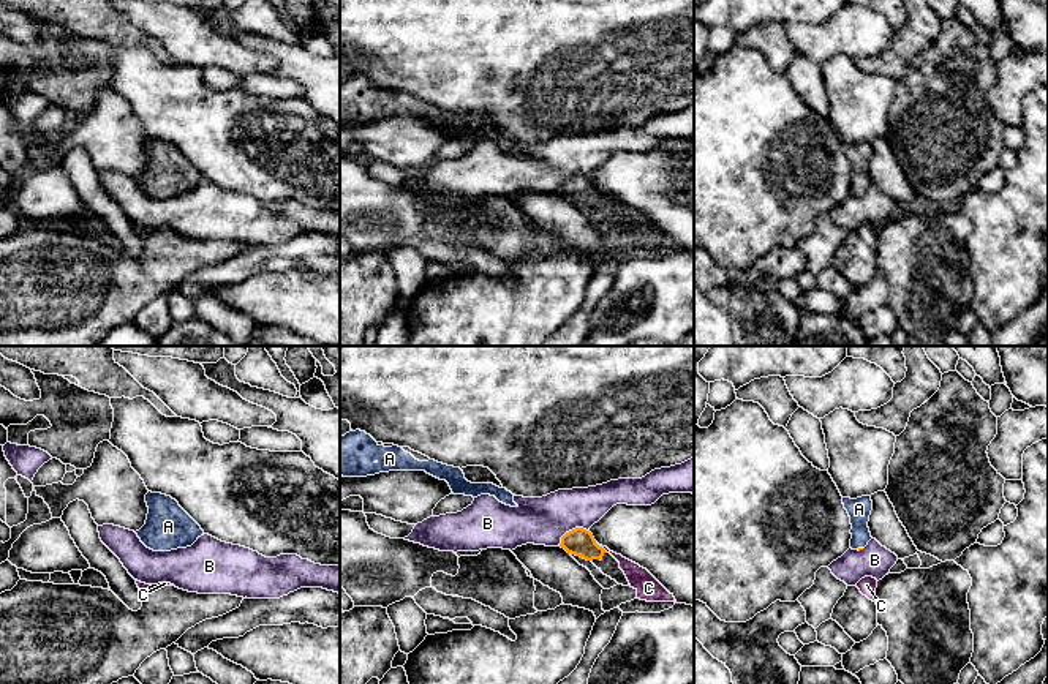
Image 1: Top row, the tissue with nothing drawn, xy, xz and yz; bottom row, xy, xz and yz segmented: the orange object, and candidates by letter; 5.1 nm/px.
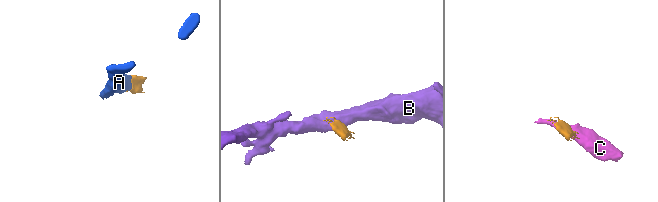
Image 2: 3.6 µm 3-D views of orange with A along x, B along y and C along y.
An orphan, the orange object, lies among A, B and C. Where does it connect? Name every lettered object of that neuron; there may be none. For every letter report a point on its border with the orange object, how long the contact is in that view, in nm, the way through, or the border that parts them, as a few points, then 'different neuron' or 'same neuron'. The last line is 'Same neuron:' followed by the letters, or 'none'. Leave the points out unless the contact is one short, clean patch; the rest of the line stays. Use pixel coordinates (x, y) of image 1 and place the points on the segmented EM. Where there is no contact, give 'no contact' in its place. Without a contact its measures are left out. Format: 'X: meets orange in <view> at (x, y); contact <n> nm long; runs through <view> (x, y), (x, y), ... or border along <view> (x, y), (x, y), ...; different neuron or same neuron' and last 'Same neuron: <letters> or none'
A: meets orange in yz at (859, 548); contact 30 nm long; runs through yz (859, 548), (859, 509); same neuron
B: meets orange in xz at (573, 529); contact 180 nm long; border along xz (588, 529), (569, 529), (558, 545); different neuron
C: meets orange in xz at (601, 547); contact 90 nm long; border along xz (595, 542), (607, 552); different neuron
Same neuron: A

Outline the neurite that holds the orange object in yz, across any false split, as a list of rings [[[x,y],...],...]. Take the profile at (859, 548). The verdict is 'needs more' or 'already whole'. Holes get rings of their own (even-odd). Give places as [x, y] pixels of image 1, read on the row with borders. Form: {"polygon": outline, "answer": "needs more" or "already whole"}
{"polygon": [[[861,496],[857,499],[843,498],[843,504],[850,517],[850,524],[852,524],[850,548],[860,551],[873,539],[868,528],[869,515],[873,510],[871,496]]], "answer": "needs more"}

